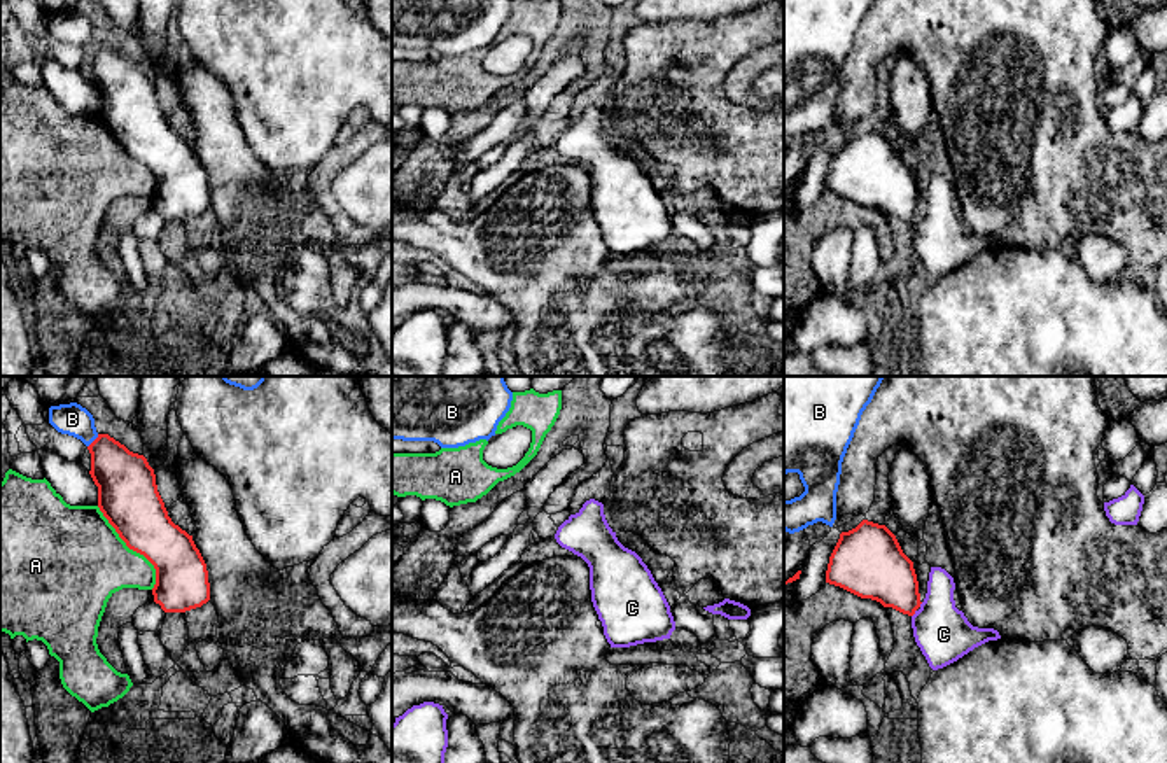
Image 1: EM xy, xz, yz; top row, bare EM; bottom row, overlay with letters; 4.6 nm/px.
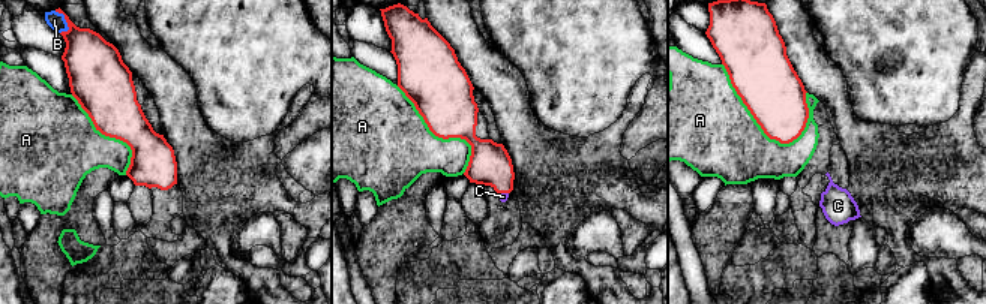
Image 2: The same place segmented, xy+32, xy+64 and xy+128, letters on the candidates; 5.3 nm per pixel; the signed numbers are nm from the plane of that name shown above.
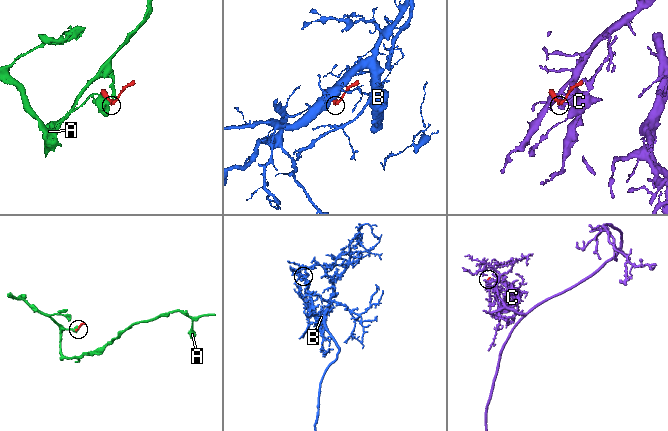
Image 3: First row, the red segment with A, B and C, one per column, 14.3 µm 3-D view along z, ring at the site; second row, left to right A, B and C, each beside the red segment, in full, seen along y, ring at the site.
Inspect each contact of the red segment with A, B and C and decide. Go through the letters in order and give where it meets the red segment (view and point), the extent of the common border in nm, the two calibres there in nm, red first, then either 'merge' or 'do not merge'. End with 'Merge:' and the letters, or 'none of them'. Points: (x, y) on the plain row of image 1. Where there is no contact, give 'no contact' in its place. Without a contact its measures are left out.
A: xy (132, 156) | 460 nm | 280/420 nm | do not merge
B: xy (93, 49) | 80 nm | 280/150 nm | do not merge
C: yz (914, 221) | 40 nm | 280/260 nm | merge
Merge: C

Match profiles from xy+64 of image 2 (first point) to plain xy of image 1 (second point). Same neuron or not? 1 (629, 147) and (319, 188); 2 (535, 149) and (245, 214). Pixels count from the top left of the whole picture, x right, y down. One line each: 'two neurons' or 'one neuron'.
1: one neuron
2: one neuron

